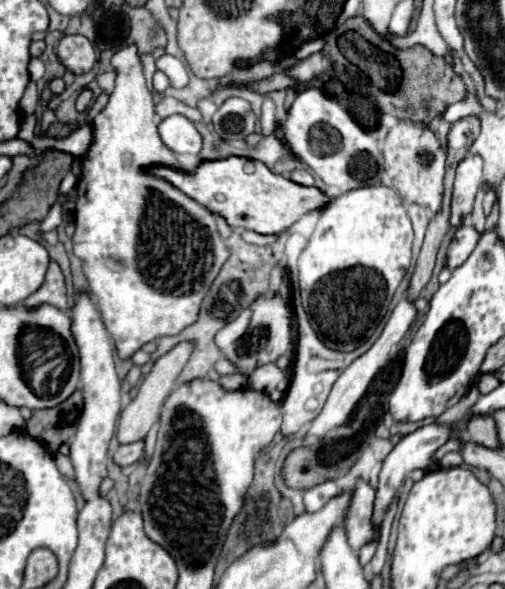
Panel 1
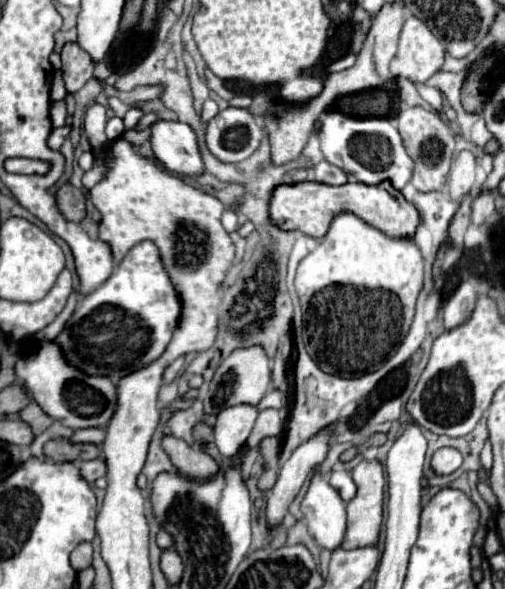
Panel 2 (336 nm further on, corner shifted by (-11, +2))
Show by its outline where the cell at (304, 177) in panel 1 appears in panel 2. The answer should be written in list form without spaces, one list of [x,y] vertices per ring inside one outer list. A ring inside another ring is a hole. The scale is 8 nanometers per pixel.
[[[321,161],[313,167],[315,171],[315,179],[319,183],[325,183],[325,185],[345,185],[349,181],[347,173],[343,173],[339,167],[327,163],[327,161]]]

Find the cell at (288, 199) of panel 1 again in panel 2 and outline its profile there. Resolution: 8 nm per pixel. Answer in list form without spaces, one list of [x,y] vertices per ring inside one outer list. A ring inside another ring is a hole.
[[[389,181],[379,185],[365,185],[365,183],[345,183],[339,187],[325,185],[325,183],[295,183],[295,185],[279,185],[271,197],[271,221],[281,229],[299,229],[311,237],[323,237],[329,229],[329,223],[339,213],[355,213],[365,223],[373,225],[375,229],[383,231],[389,237],[407,237],[413,239],[415,229],[421,221],[419,211],[405,201],[405,197],[393,189]]]

